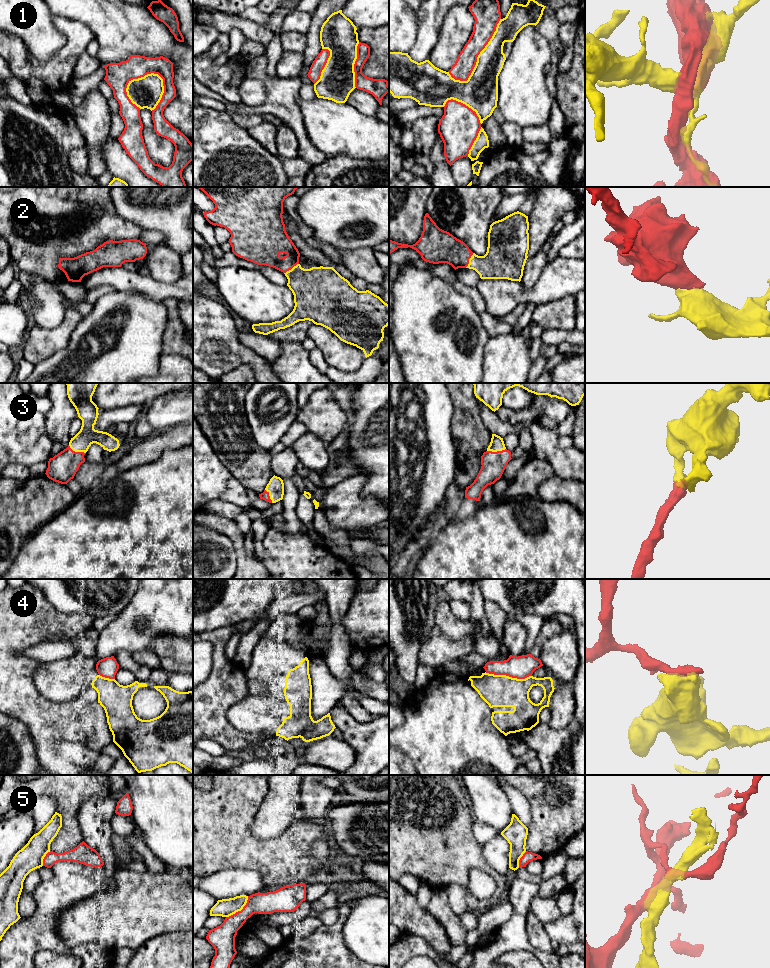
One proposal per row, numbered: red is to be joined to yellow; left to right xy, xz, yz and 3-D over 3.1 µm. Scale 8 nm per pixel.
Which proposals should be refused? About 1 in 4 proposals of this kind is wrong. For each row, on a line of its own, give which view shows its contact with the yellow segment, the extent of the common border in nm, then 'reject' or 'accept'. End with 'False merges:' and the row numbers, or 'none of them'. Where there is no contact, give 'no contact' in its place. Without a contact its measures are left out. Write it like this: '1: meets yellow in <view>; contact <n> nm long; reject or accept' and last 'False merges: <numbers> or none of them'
1: meets yellow in xy; contact 340 nm long; reject
2: meets yellow in xz; contact 150 nm long; accept
3: meets yellow in yz; contact 150 nm long; accept
4: meets yellow in yz; contact 380 nm long; reject
5: meets yellow in xz; contact 260 nm long; reject
False merges: 1, 4, 5

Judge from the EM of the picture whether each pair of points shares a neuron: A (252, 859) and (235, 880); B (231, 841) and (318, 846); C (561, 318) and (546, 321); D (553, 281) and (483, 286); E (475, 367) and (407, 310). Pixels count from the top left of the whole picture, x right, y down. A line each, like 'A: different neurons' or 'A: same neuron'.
A: different neurons
B: different neurons
C: same neuron
D: same neuron
E: same neuron

